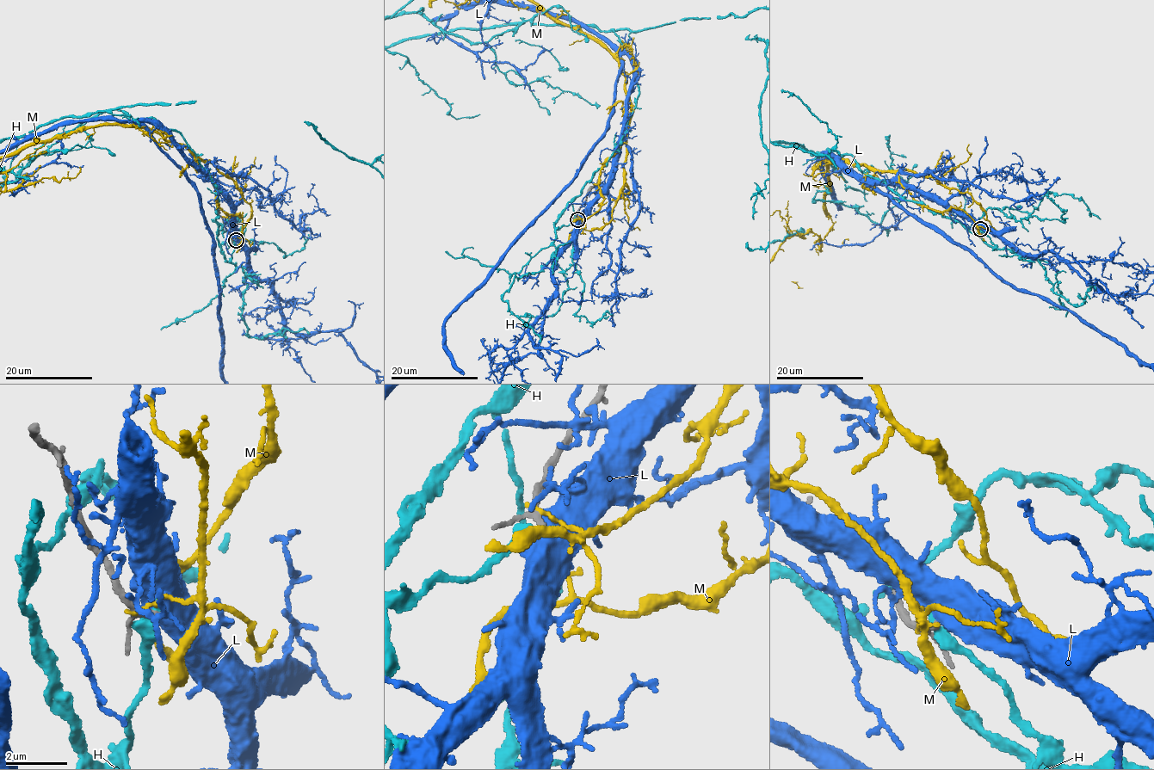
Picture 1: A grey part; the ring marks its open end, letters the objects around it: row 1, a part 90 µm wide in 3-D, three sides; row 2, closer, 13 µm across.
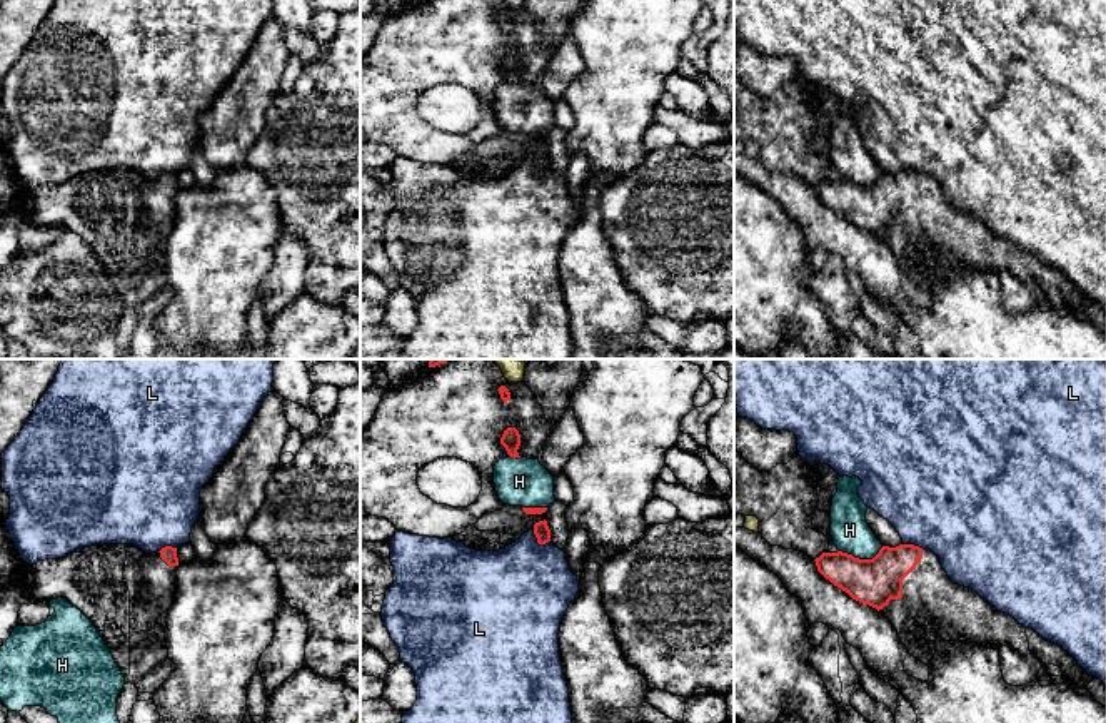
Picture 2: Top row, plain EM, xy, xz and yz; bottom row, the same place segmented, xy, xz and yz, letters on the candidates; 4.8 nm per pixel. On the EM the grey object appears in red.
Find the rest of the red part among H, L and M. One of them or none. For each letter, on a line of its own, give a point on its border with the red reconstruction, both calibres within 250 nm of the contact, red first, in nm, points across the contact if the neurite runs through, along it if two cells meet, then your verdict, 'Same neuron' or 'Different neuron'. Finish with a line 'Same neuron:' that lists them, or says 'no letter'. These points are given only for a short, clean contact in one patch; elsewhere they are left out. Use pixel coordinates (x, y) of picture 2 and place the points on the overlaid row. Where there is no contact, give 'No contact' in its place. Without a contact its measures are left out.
H: Touches red at yz (861, 560). Thickness 220 nm (red) against 190 nm. Boundary: yz (883, 546), (871, 558), (854, 558), (839, 551). Different neuron
L: Touches red at xz (539, 543). Thickness 80 nm (red) against 460 nm. Boundary: xz (532, 531), (539, 543), (549, 541). Different neuron
M: No contact. Different neuron
Same neuron: no letter

